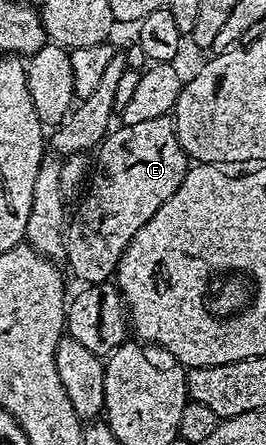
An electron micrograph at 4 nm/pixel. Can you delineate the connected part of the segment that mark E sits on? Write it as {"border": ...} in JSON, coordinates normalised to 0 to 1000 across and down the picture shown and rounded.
{"border":[[[583,263],[583,272],[414,292],[361,348],[365,378],[346,378],[342,409],[327,420],[335,440],[308,452],[289,485],[278,492],[271,485],[244,539],[252,593],[274,607],[278,622],[308,627],[301,634],[320,640],[395,640],[429,625],[447,587],[508,524],[523,524],[523,515],[538,515],[538,506],[553,506],[553,497],[568,497],[590,472],[650,440],[658,425],[673,425],[718,373],[718,360],[673,326],[665,292],[635,263]]]}

